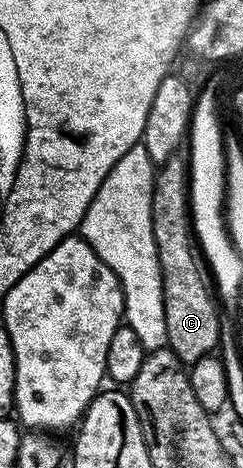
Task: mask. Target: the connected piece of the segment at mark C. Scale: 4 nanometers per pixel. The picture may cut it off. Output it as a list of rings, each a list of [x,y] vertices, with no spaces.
[[[177,153],[169,157],[169,161],[156,170],[151,216],[163,278],[167,346],[184,365],[190,365],[201,357],[212,354],[220,346],[221,312],[215,308],[216,300],[213,298],[212,288],[209,283],[207,288],[207,283],[203,280],[204,268],[201,266],[201,259],[196,251],[197,243],[193,238],[189,202],[189,159],[186,154],[183,156],[183,153]]]

